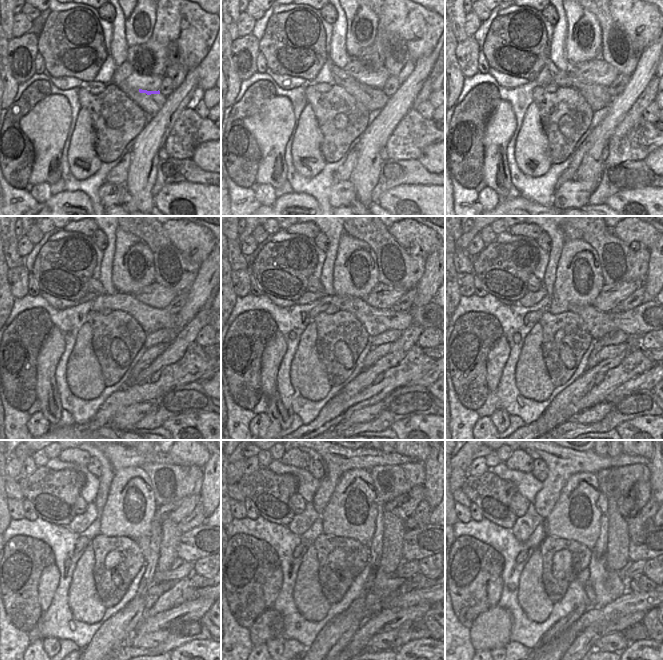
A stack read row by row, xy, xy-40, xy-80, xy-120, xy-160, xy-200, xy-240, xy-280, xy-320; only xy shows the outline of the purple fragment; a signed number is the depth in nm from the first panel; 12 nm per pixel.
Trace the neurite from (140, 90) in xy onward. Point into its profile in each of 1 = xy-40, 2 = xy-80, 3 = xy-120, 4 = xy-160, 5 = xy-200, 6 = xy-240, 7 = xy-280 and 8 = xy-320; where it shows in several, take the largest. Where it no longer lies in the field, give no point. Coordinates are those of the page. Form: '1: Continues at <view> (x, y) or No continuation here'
1: Continues at xy-40 (371, 90)
2: Continues at xy-80 (561, 79)
3: Continues at xy-120 (151, 319)
4: Continues at xy-160 (375, 321)
5: Continues at xy-200 (647, 317)
6: Continues at xy-240 (200, 542)
7: Continues at xy-280 (424, 541)
8: Continues at xy-320 (647, 546).

